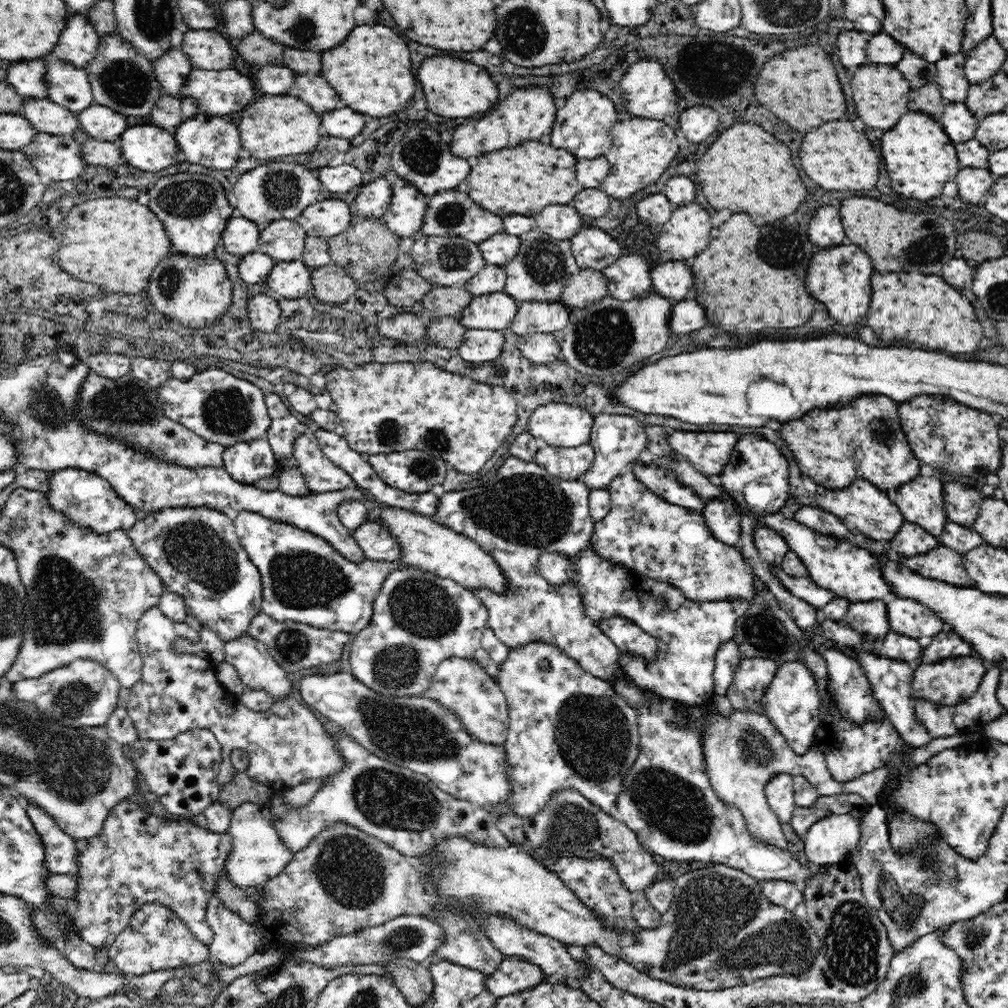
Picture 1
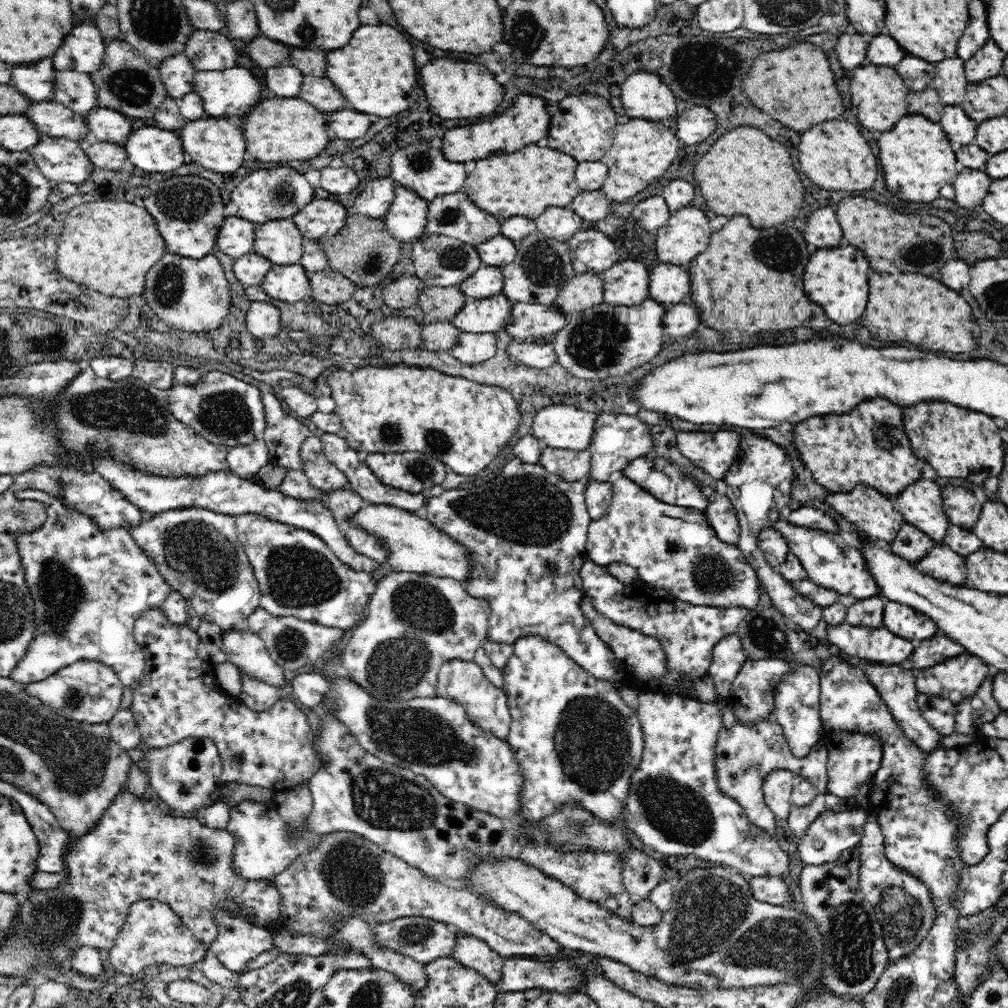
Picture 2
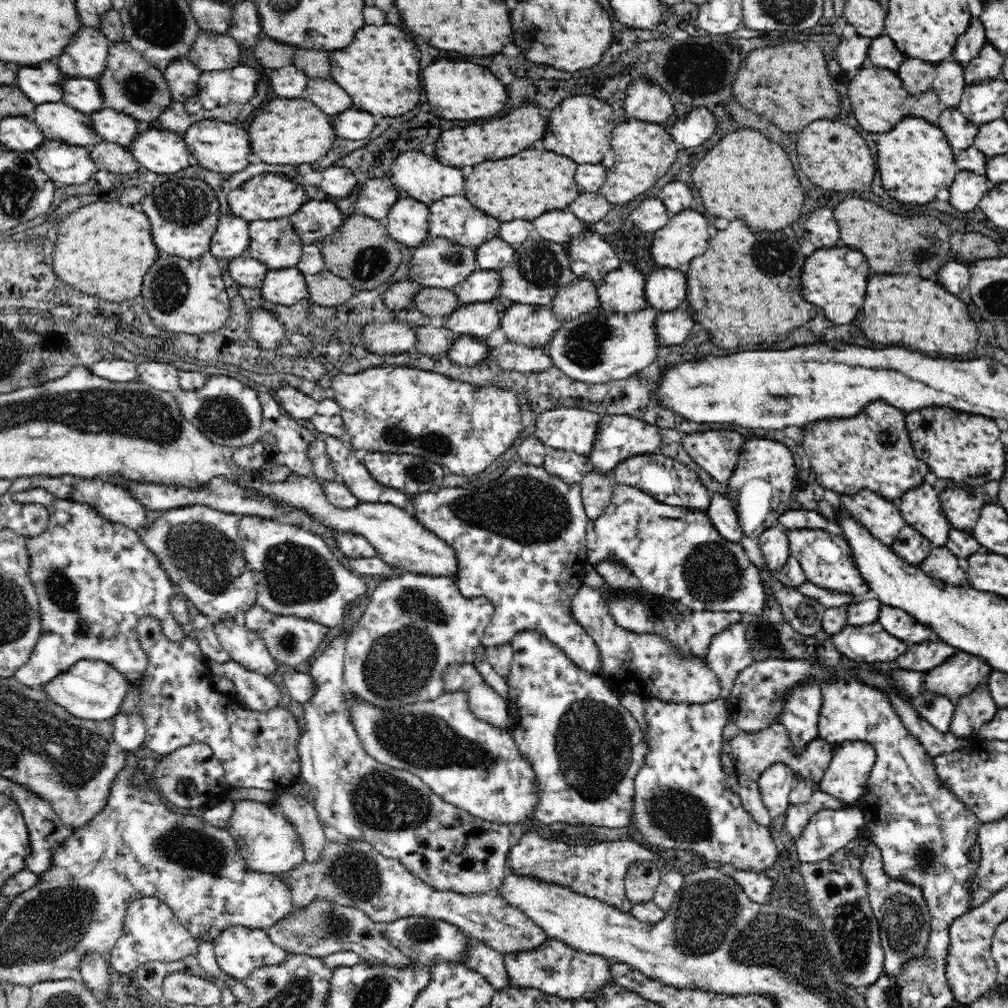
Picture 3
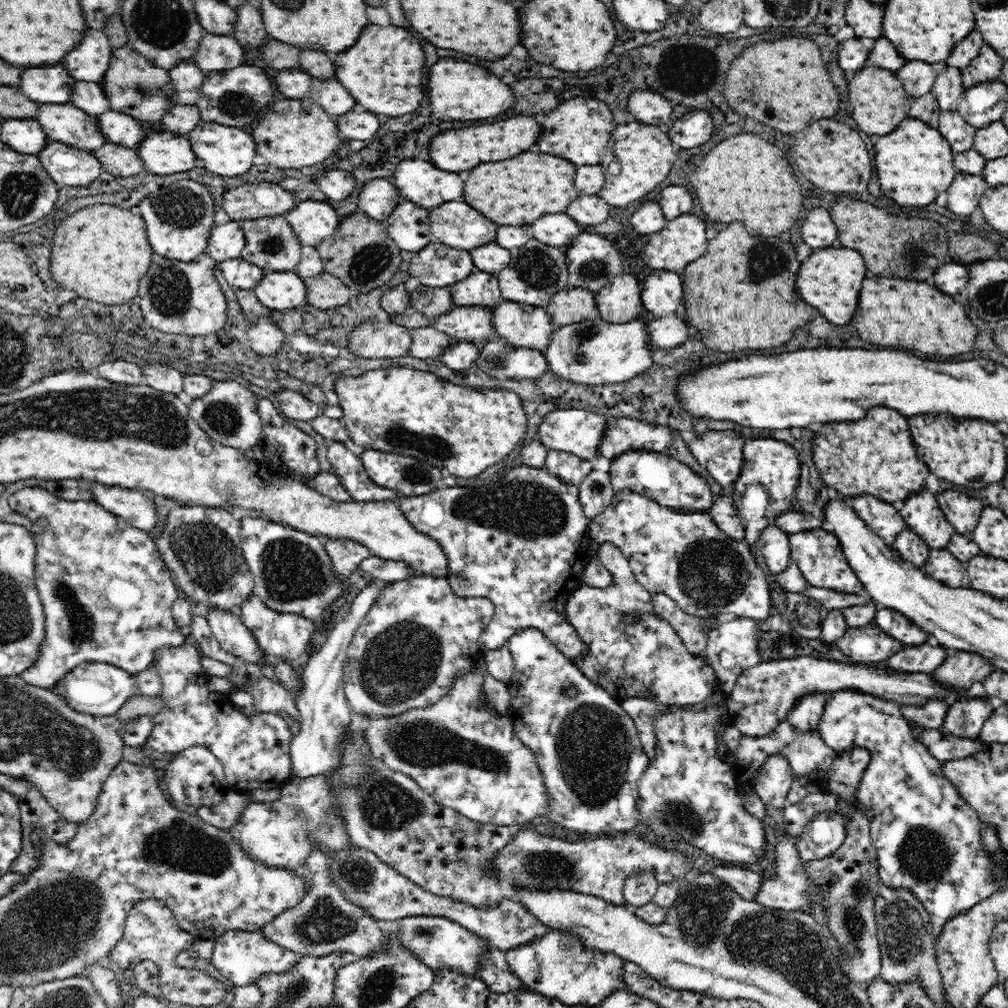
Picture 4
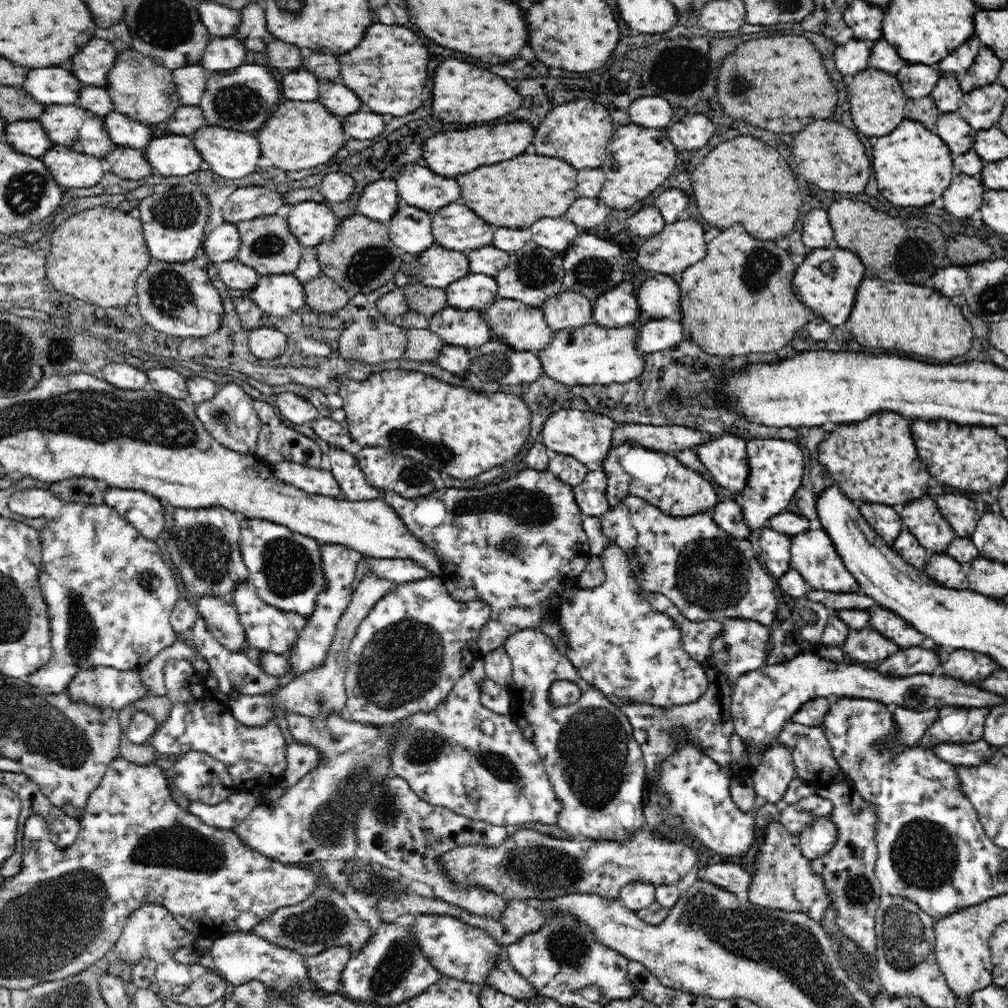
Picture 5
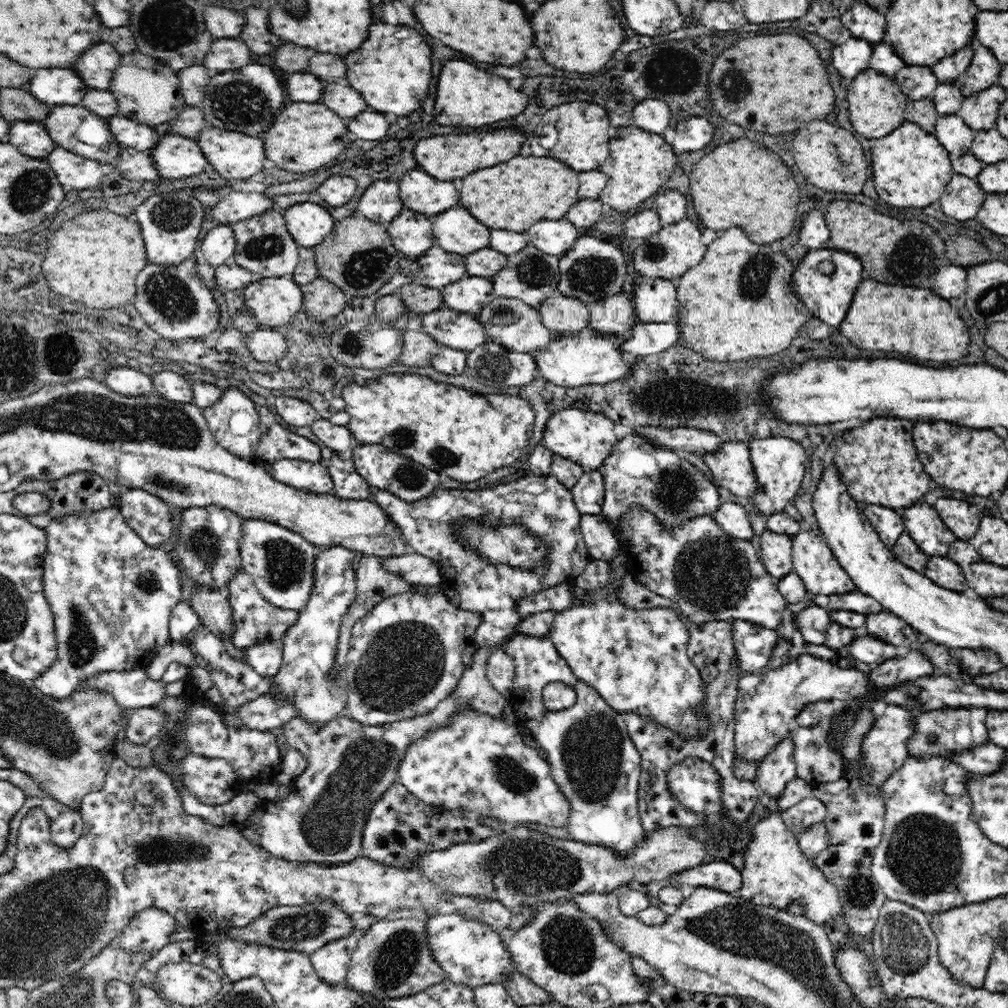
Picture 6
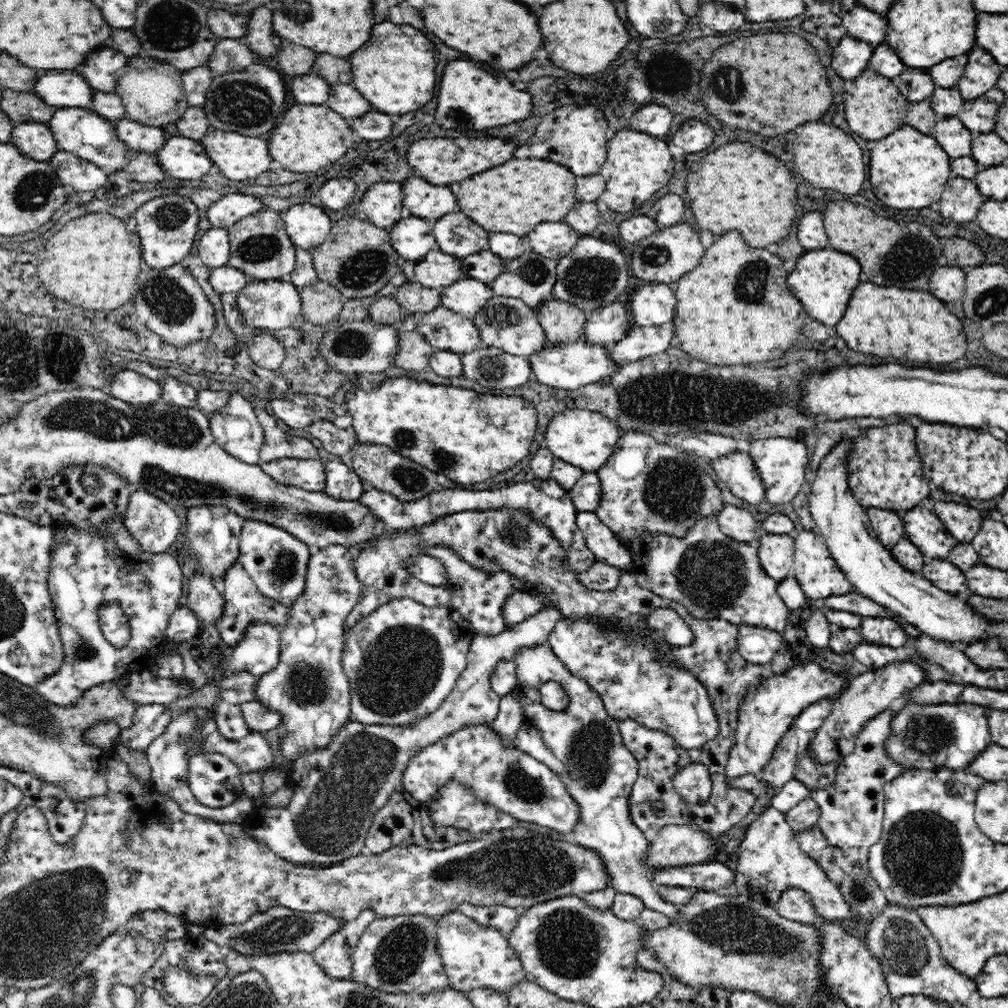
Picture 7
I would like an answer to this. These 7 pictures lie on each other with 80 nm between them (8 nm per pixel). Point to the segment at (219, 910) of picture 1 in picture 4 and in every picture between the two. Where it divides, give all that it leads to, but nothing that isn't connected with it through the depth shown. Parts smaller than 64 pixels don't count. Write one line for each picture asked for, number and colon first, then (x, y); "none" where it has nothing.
2: (238, 943)
3: (239, 951)
4: (240, 957)

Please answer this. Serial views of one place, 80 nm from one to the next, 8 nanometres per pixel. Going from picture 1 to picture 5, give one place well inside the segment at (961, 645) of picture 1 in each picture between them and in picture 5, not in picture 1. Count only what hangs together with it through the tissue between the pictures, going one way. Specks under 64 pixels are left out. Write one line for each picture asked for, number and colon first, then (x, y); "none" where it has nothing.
2: (931, 652)
3: (922, 657)
4: (922, 658)
5: (913, 660)

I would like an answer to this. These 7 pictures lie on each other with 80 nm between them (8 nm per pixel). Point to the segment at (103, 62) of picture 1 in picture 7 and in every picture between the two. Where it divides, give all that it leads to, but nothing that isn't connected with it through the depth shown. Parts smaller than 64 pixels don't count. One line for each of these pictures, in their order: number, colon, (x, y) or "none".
2: (126, 82)
3: (129, 84)
4: (134, 86)
5: (141, 89)
6: (147, 91)
7: (152, 93)

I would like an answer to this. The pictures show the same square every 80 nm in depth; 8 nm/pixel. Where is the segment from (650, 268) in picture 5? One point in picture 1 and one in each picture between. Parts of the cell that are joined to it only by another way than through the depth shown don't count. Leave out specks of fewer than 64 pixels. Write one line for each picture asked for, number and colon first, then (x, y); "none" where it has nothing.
1: (687, 232)
2: (686, 234)
3: (683, 237)
4: (683, 239)

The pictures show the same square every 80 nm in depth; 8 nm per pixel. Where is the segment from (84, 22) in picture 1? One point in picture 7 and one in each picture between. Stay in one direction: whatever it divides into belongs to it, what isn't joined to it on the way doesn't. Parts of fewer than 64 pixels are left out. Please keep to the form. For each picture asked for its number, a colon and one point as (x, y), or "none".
2: (84, 50)
3: (86, 57)
4: (88, 62)
5: (91, 65)
6: (96, 66)
7: (102, 69)

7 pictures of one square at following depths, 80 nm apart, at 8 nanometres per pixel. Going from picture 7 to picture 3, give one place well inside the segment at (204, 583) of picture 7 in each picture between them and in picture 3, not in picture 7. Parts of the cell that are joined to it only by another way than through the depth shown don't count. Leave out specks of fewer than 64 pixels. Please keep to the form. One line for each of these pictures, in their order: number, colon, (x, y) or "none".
3: (244, 646)
4: (232, 634)
5: (222, 619)
6: (213, 608)

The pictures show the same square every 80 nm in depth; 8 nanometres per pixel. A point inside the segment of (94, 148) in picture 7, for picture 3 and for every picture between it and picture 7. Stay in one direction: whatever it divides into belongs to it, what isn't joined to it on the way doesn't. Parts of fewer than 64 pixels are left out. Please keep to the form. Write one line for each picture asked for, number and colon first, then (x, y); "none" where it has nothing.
3: (58, 121)
4: (66, 123)
5: (78, 129)
6: (75, 128)

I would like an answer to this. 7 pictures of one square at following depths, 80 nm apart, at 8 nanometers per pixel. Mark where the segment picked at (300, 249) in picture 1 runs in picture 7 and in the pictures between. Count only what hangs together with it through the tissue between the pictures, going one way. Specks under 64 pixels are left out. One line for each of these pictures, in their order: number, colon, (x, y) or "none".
2: (281, 242)
3: (275, 243)
4: (270, 243)
5: (266, 244)
6: (264, 246)
7: (260, 247)

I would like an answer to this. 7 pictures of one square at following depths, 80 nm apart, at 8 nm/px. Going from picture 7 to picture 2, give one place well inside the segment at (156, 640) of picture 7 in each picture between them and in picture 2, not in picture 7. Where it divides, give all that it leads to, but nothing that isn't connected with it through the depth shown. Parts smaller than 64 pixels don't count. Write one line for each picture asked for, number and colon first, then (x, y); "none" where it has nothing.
2: (88, 585)
3: (95, 579)
4: (107, 596)
5: (109, 591)
6: (111, 594)

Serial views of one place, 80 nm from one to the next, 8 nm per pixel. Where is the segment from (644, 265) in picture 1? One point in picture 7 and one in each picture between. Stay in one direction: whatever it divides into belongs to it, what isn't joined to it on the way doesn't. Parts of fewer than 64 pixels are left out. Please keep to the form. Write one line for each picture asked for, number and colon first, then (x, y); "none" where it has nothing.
2: (626, 283)
3: (622, 290)
4: (619, 302)
5: (618, 307)
6: (614, 316)
7: (607, 325)

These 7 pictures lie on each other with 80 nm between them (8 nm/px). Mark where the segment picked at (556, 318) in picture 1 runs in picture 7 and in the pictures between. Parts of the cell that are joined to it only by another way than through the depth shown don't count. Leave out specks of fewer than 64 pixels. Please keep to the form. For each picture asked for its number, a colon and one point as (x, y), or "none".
2: (529, 322)
3: (525, 324)
4: (526, 326)
5: (521, 326)
6: (509, 322)
7: (508, 324)

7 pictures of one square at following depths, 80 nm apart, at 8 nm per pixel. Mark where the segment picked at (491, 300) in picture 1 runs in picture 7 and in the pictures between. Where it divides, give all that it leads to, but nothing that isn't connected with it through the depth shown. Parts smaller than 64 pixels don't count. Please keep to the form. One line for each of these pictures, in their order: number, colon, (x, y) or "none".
2: (488, 315)
3: (477, 319)
4: (471, 324)
5: (468, 328)
6: (449, 328)
7: (444, 330)

